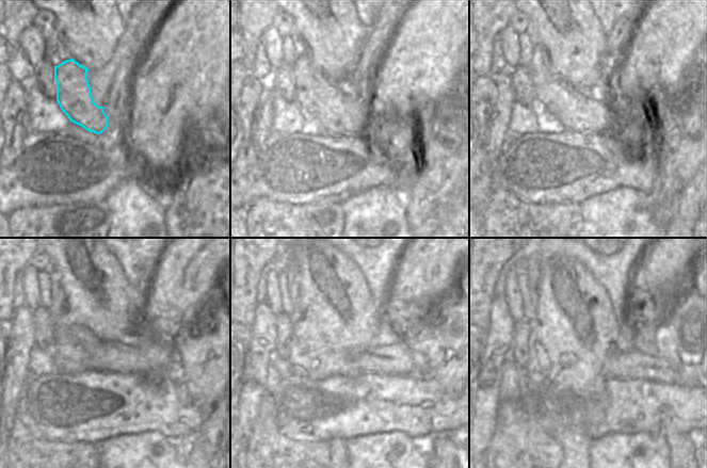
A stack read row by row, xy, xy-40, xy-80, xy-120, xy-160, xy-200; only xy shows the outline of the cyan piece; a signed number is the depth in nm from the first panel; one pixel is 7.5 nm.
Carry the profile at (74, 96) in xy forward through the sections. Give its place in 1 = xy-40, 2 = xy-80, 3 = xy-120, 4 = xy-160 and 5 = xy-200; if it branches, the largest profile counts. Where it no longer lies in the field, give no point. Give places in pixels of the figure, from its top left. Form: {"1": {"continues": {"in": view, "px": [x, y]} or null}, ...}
{"1": {"continues": {"in": "xy-40", "px": [317, 95]}}, "2": {"continues": {"in": "xy-80", "px": [578, 113]}}, "3": {"continues": {"in": "xy-120", "px": [144, 357]}}, "4": {"continues": {"in": "xy-160", "px": [397, 359]}}, "5": {"continues": {"in": "xy-200", "px": [632, 365]}}}

